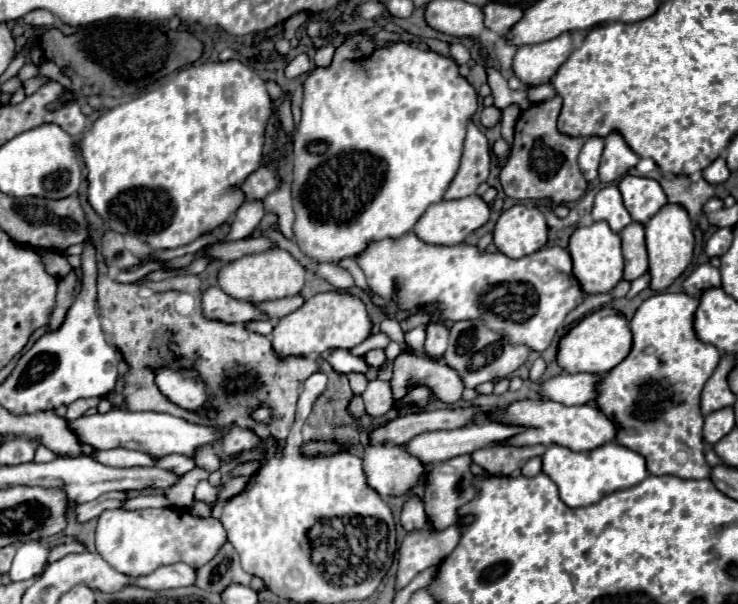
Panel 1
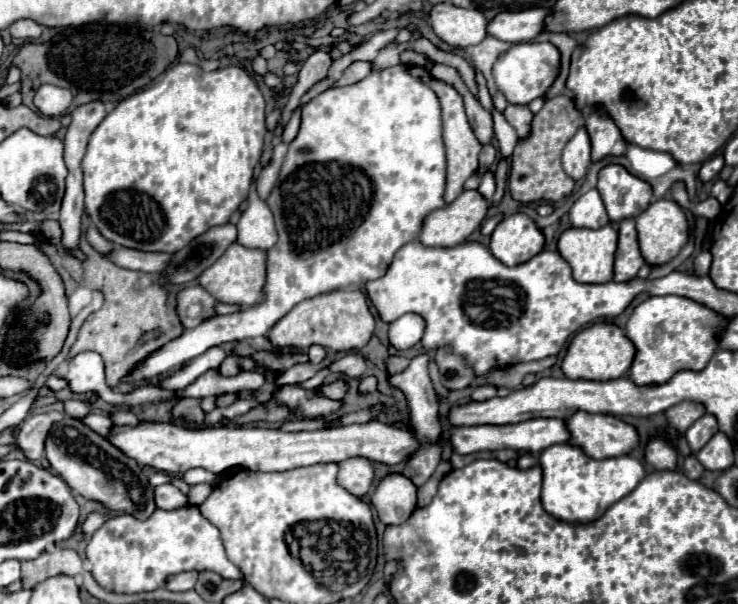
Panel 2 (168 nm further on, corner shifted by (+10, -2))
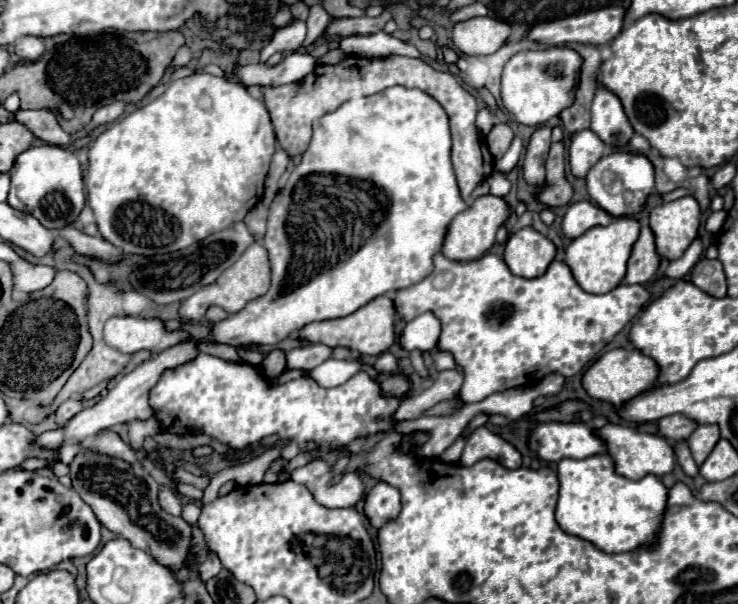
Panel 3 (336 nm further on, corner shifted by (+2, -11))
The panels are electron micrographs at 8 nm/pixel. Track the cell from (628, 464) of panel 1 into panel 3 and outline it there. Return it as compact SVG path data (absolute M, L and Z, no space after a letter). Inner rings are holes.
M598 454L582 460L560 460L558 480L560 498L556 520L568 534L582 536L604 552L630 552L640 546L650 550L656 544L668 504L668 488L658 476L626 480L616 472L614 460L608 454Z

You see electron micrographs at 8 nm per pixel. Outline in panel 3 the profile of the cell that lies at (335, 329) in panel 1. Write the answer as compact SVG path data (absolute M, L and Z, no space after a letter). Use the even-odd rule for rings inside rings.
M378 296L370 304L362 306L360 310L356 310L350 316L308 324L306 328L302 328L300 338L310 340L310 342L322 342L322 344L326 344L330 348L348 346L348 348L354 348L356 352L364 354L364 356L378 356L378 354L386 352L394 344L394 338L396 338L396 332L394 332L394 316L396 316L396 310L394 310L392 298Z

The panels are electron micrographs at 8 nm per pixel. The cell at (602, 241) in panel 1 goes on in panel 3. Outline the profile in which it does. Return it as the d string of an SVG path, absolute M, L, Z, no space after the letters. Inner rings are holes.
M618 218L608 226L594 226L580 238L572 240L566 250L566 264L570 266L576 282L582 290L592 294L604 294L616 288L626 274L626 262L632 254L632 246L640 236L640 222L636 218Z

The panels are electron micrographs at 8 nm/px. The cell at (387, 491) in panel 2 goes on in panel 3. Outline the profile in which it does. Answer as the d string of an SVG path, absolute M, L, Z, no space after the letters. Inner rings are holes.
M378 482L364 500L364 514L368 516L370 524L374 528L380 528L382 524L386 524L386 520L396 518L400 512L400 492L386 484L386 482Z

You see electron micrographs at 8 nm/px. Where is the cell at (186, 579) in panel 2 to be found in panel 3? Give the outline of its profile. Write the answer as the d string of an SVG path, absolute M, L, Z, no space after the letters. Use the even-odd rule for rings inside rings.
M208 552L208 556L204 558L204 562L198 570L202 572L202 580L210 580L212 576L216 576L222 570L222 564L214 552Z

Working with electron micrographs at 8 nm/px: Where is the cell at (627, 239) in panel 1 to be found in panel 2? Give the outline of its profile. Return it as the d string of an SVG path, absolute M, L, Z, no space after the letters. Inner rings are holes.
M624 219L620 221L618 229L618 251L614 261L614 281L630 281L636 277L638 269L644 265L644 259L638 249L638 237L636 237L636 221Z

